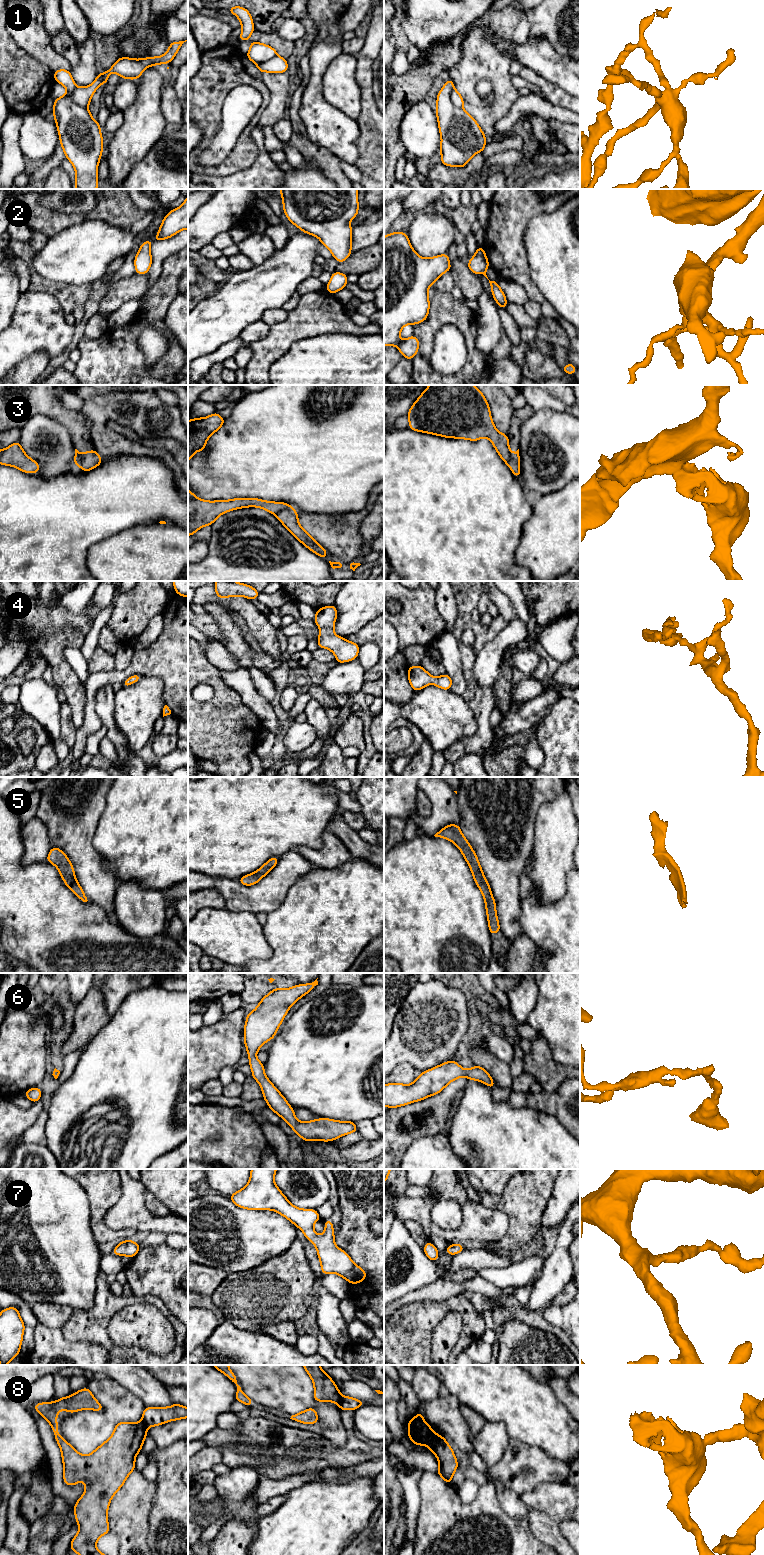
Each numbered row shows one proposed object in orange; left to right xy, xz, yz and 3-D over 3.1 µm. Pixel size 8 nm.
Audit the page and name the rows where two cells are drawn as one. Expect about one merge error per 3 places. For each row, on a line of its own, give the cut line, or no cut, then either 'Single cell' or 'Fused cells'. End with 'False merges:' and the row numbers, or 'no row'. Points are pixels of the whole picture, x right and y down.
1: No split. Single cell
2: No split. Single cell
3: Split along xz (291, 507), (281, 509), (275, 514). Fused cells
4: No split. Single cell
5: No split. Single cell
6: No split. Single cell
7: No split. Single cell
8: Split along xz (342, 1396), (338, 1404). Fused cells
False merges: 3, 8

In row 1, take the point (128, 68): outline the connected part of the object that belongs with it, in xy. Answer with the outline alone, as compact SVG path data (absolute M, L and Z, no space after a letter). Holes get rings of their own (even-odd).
M188 39L170 43L163 56L143 59L120 57L108 71L97 74L96 80L86 87L77 87L68 70L59 69L53 73L55 82L64 85L68 91L64 96L55 99L53 116L60 145L76 172L76 189L97 189L99 181L97 169L103 151L103 138L101 126L87 109L96 89L107 83L110 73L116 73L123 79L136 80L149 66L170 64L186 41Z

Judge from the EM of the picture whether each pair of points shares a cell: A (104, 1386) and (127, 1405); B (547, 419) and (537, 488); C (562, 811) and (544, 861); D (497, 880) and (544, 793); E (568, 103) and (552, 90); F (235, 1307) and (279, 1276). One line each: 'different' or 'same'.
A: same
B: same
C: same
D: same
E: same
F: same

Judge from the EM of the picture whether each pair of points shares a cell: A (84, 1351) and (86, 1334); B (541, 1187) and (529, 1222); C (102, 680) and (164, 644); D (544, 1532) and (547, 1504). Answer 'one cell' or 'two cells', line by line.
A: two cells
B: one cell
C: one cell
D: one cell

